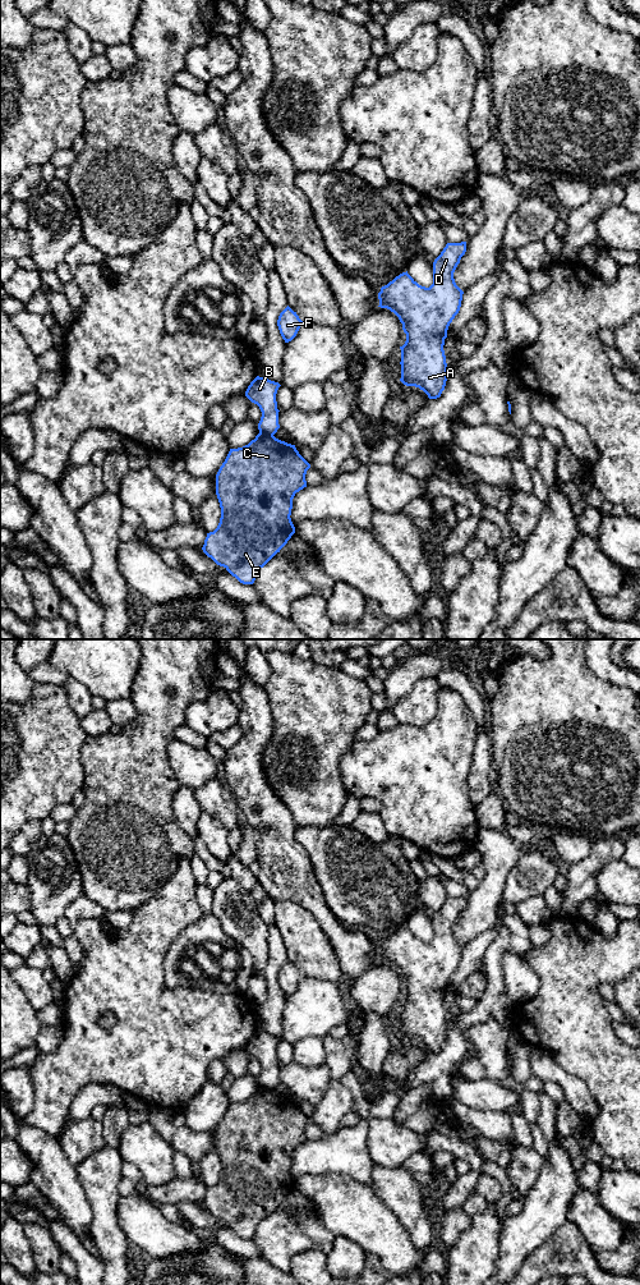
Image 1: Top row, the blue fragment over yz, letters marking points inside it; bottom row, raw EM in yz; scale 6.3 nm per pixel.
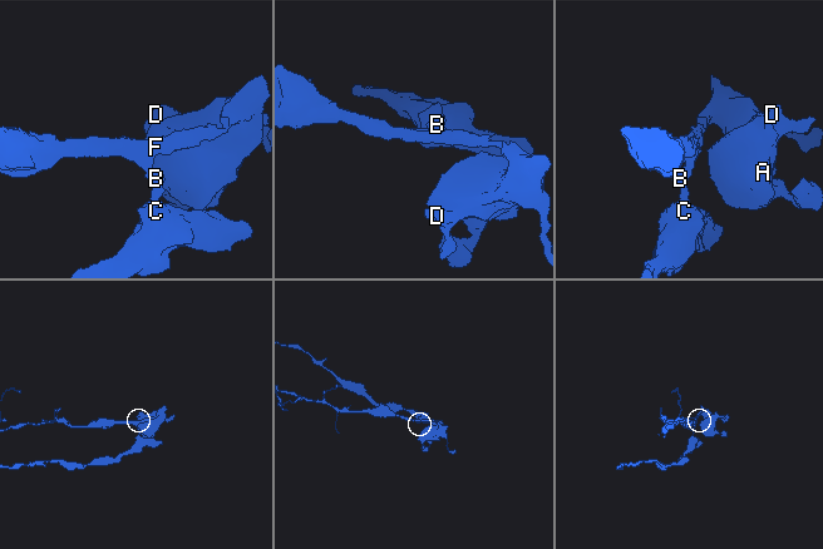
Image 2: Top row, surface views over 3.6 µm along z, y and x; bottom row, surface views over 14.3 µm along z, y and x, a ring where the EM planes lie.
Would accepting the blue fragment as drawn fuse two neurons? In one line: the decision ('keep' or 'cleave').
cleave

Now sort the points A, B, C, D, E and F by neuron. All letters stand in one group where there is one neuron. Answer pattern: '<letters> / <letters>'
A B D F / C E

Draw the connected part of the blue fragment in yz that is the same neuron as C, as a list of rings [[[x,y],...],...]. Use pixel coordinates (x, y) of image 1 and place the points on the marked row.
[[[259,432],[248,445],[230,449],[225,462],[216,474],[216,495],[221,508],[217,528],[207,533],[203,552],[217,565],[224,566],[243,584],[253,584],[263,568],[295,533],[291,522],[293,499],[296,492],[307,487],[305,474],[310,464],[299,454],[295,445]]]

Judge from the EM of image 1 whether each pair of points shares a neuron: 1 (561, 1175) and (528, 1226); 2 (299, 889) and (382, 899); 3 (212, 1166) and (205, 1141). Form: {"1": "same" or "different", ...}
{"1": "same", "2": "different", "3": "different"}

